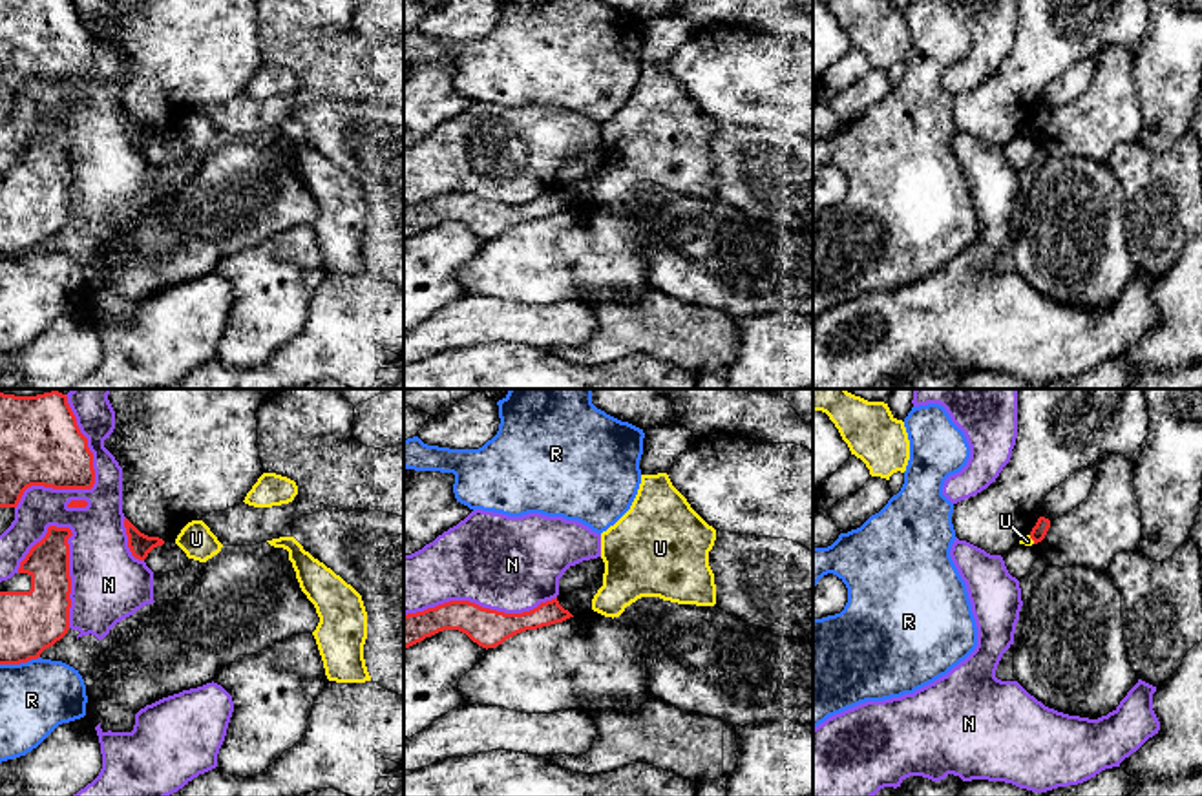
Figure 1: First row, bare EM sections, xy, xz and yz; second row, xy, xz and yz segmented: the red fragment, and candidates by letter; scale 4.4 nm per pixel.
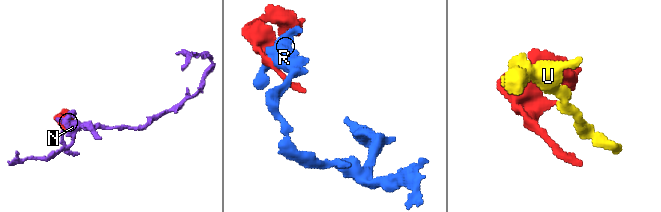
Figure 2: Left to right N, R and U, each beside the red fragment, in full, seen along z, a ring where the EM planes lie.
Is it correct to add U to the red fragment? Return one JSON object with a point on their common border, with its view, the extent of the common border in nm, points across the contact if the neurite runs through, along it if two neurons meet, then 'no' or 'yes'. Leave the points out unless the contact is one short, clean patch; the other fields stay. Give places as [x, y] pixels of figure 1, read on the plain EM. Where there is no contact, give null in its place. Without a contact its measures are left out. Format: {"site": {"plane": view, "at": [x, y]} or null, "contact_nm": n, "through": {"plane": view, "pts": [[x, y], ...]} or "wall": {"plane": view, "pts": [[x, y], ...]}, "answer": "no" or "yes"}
{"site": {"plane": "yz", "at": [1031, 128]}, "contact_nm": 50, "wall": {"plane": "yz", "pts": [[1029, 126], [1034, 134]]}, "answer": "no"}

